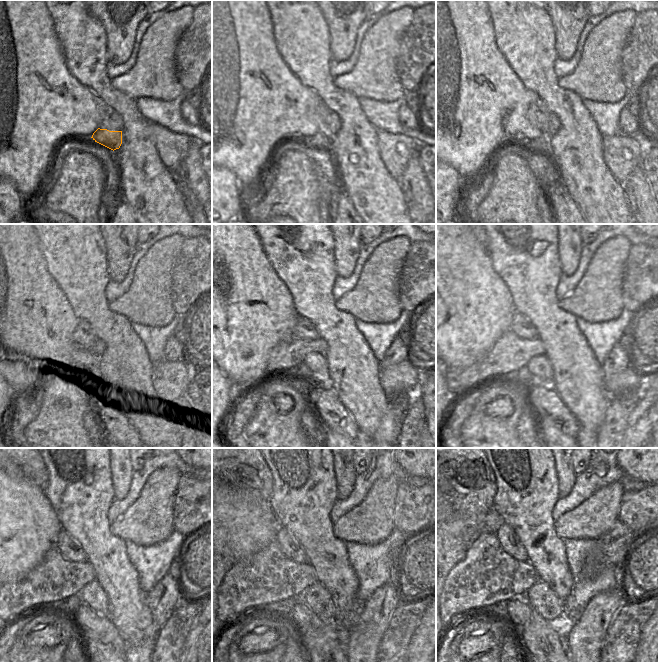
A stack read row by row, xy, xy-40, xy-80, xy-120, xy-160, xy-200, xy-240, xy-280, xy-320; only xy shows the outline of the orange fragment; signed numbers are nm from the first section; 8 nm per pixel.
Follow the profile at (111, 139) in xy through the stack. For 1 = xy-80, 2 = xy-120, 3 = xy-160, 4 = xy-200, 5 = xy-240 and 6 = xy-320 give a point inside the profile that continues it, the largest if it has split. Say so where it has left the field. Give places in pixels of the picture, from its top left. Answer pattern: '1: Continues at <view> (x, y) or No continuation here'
1: Continues at xy-80 (537, 113)
2: Continues at xy-120 (84, 335)
3: Continues at xy-160 (304, 329)
4: Continues at xy-200 (522, 327)
5: Continues at xy-240 (69, 548)
6: Continues at xy-320 (508, 539)

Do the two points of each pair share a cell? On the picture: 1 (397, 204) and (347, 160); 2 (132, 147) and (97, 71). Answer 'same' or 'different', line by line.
1: same
2: same

